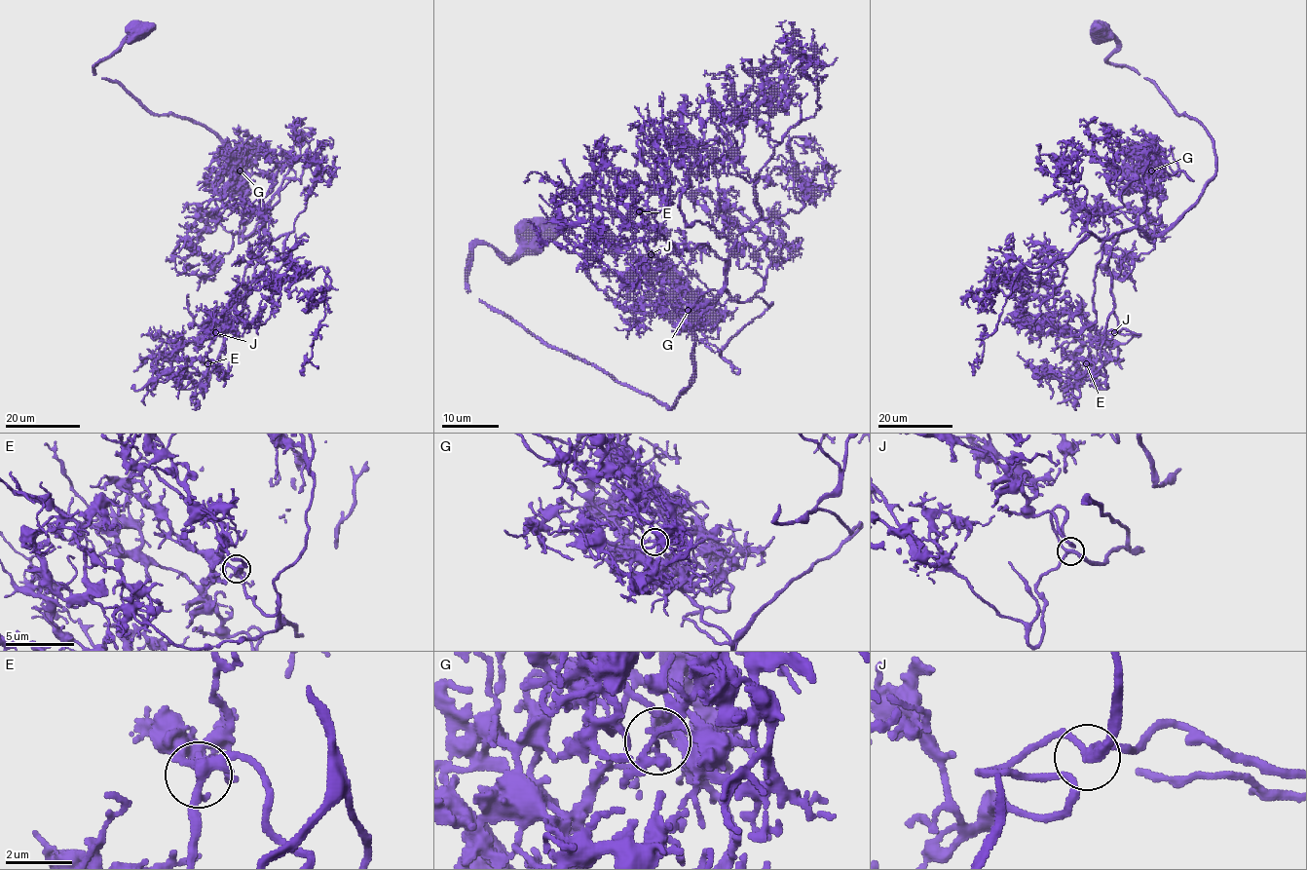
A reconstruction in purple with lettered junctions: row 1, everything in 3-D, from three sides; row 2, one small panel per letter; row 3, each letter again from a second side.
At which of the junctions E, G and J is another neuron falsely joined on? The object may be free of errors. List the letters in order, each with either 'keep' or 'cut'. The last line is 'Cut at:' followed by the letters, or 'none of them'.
E: keep
G: cut
J: keep
Cut at: G

